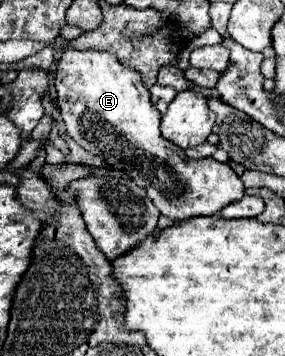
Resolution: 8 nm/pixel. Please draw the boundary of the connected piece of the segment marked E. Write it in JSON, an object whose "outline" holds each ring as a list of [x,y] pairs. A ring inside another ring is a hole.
{"outline":[[[66,50],[56,64],[56,90],[58,106],[62,120],[66,124],[68,136],[78,142],[84,150],[94,156],[104,158],[110,168],[124,172],[138,186],[142,186],[160,214],[174,220],[188,220],[192,216],[210,216],[216,214],[230,202],[236,202],[244,196],[244,184],[240,176],[228,166],[214,158],[188,160],[180,156],[180,148],[170,140],[164,140],[160,134],[160,112],[150,100],[148,88],[142,84],[140,74],[132,68],[120,64],[120,60],[108,52],[78,52]]]}

